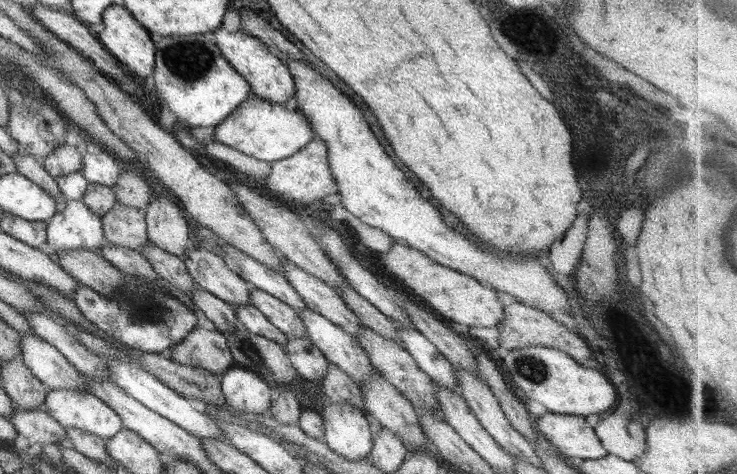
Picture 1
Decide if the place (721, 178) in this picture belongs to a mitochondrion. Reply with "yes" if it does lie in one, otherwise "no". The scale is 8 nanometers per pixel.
yes

